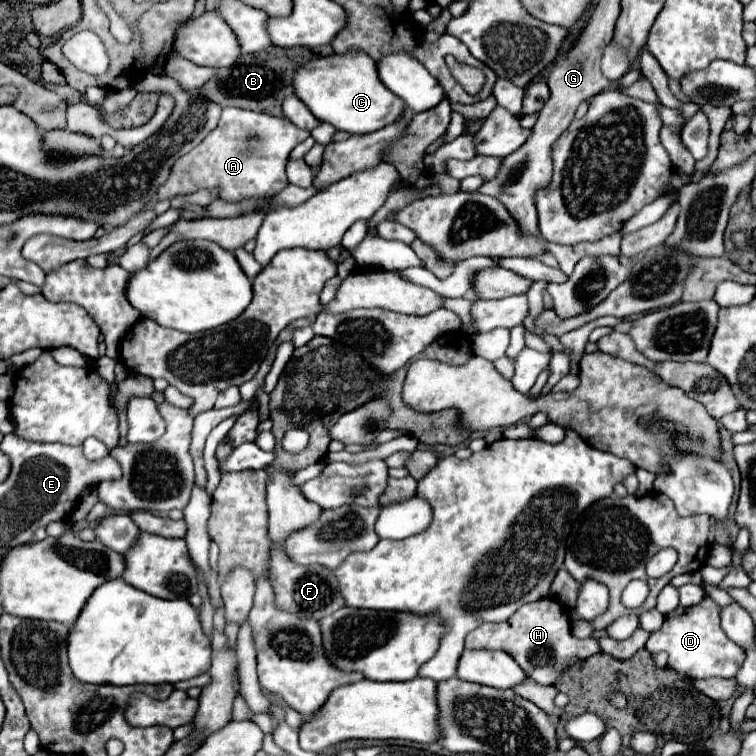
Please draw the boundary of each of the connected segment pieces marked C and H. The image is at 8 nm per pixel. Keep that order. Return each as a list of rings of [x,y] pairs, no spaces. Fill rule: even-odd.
[[[345,51],[345,55],[317,57],[295,69],[295,95],[309,107],[309,111],[339,131],[351,135],[365,135],[399,119],[405,103],[391,95],[379,81],[375,61],[365,51]]]
[[[539,599],[523,605],[503,623],[483,623],[465,639],[467,649],[501,649],[509,653],[521,669],[541,685],[553,685],[555,679],[573,663],[595,655],[599,649],[597,639],[577,639],[571,635],[569,611],[555,599]]]

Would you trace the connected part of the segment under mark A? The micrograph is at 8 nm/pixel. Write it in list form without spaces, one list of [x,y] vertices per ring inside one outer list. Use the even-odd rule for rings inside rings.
[[[227,107],[221,113],[217,129],[213,129],[193,151],[177,159],[169,179],[159,187],[159,199],[213,187],[221,187],[223,201],[273,195],[287,185],[285,165],[289,153],[307,137],[309,133],[305,129],[295,127],[285,117]]]

